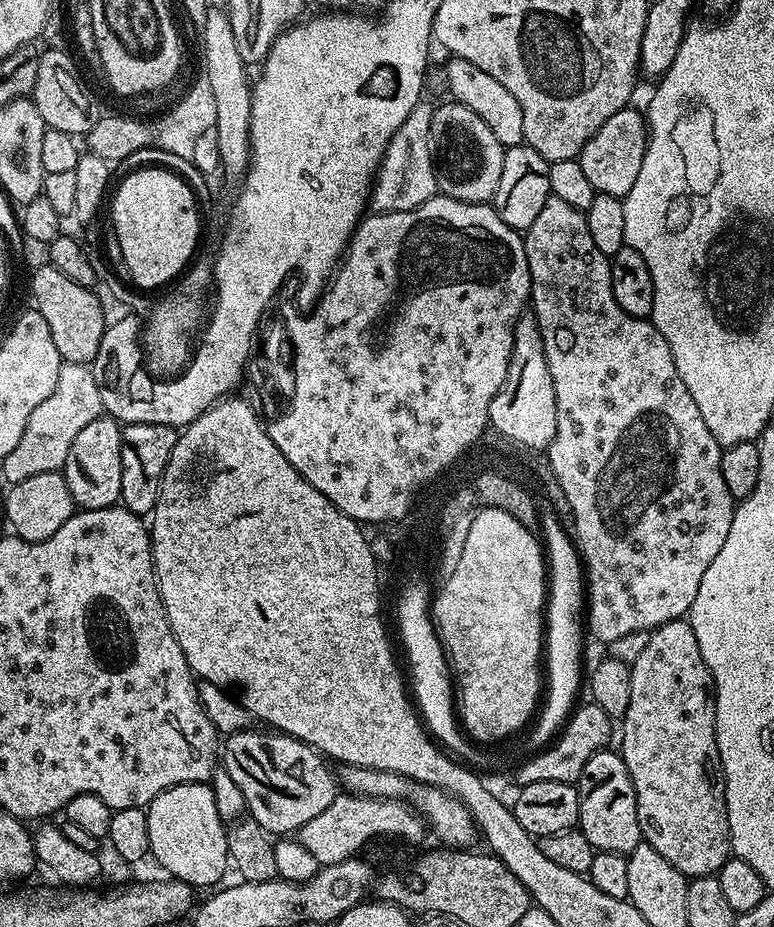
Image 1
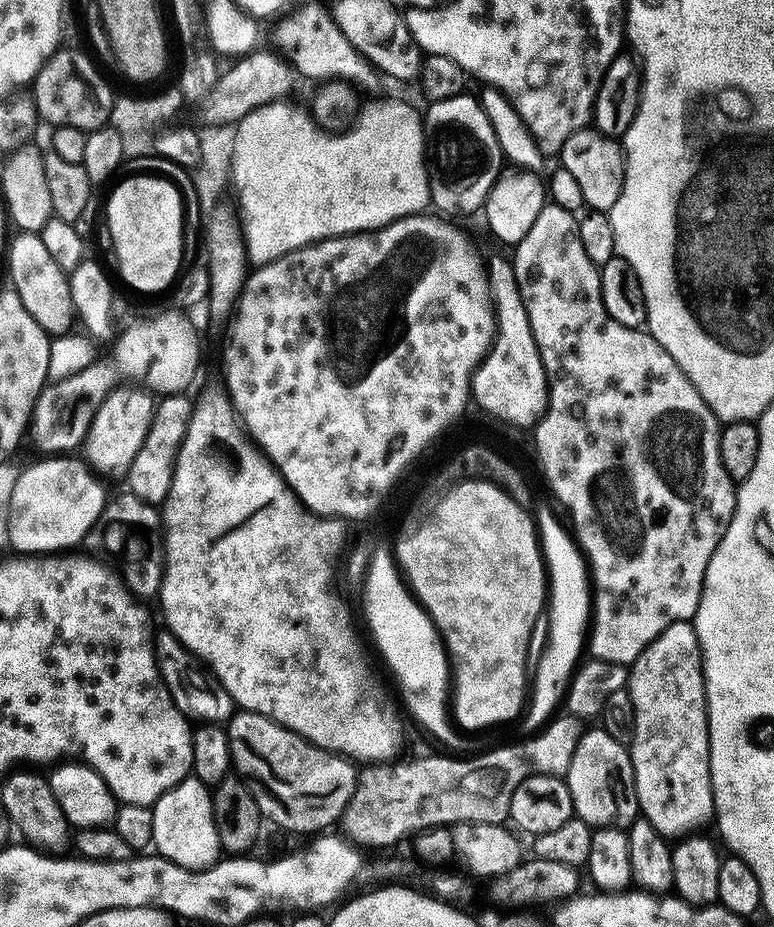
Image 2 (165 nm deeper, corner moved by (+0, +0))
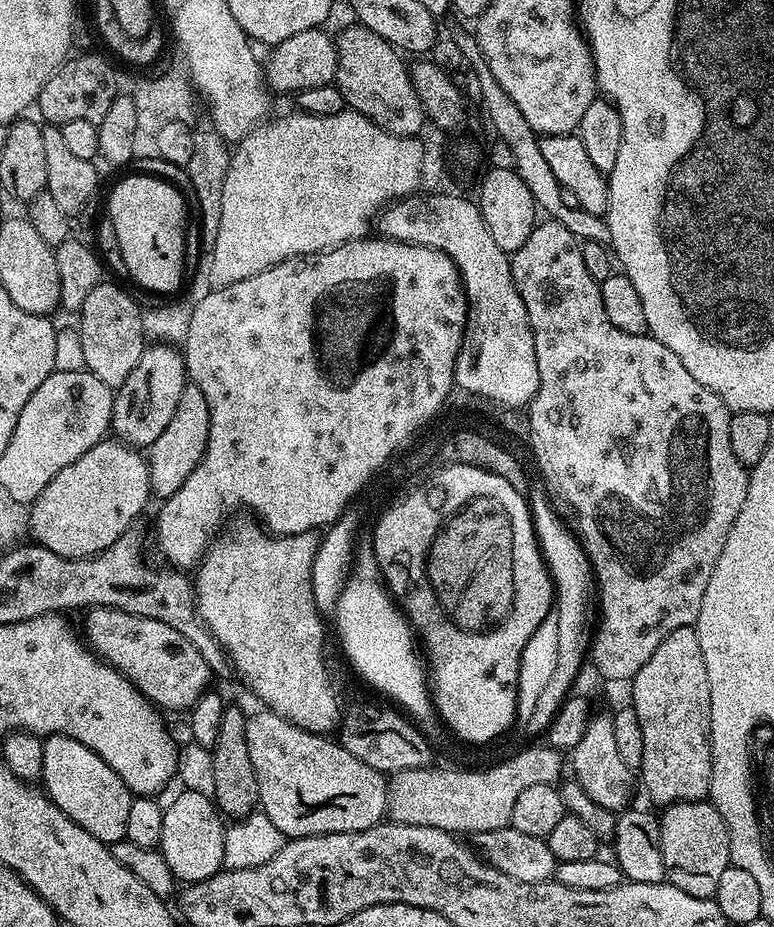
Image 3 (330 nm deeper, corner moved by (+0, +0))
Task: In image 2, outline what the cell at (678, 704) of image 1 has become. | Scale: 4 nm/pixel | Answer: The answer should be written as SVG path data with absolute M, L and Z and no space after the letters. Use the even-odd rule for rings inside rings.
M679 620L650 646L630 666L626 685L634 702L634 730L630 741L630 755L634 766L634 782L640 803L640 816L649 820L665 838L684 838L699 833L704 823L714 816L712 775L710 774L710 742L708 741L708 699L704 693L704 662L700 658L700 643L695 627Z

